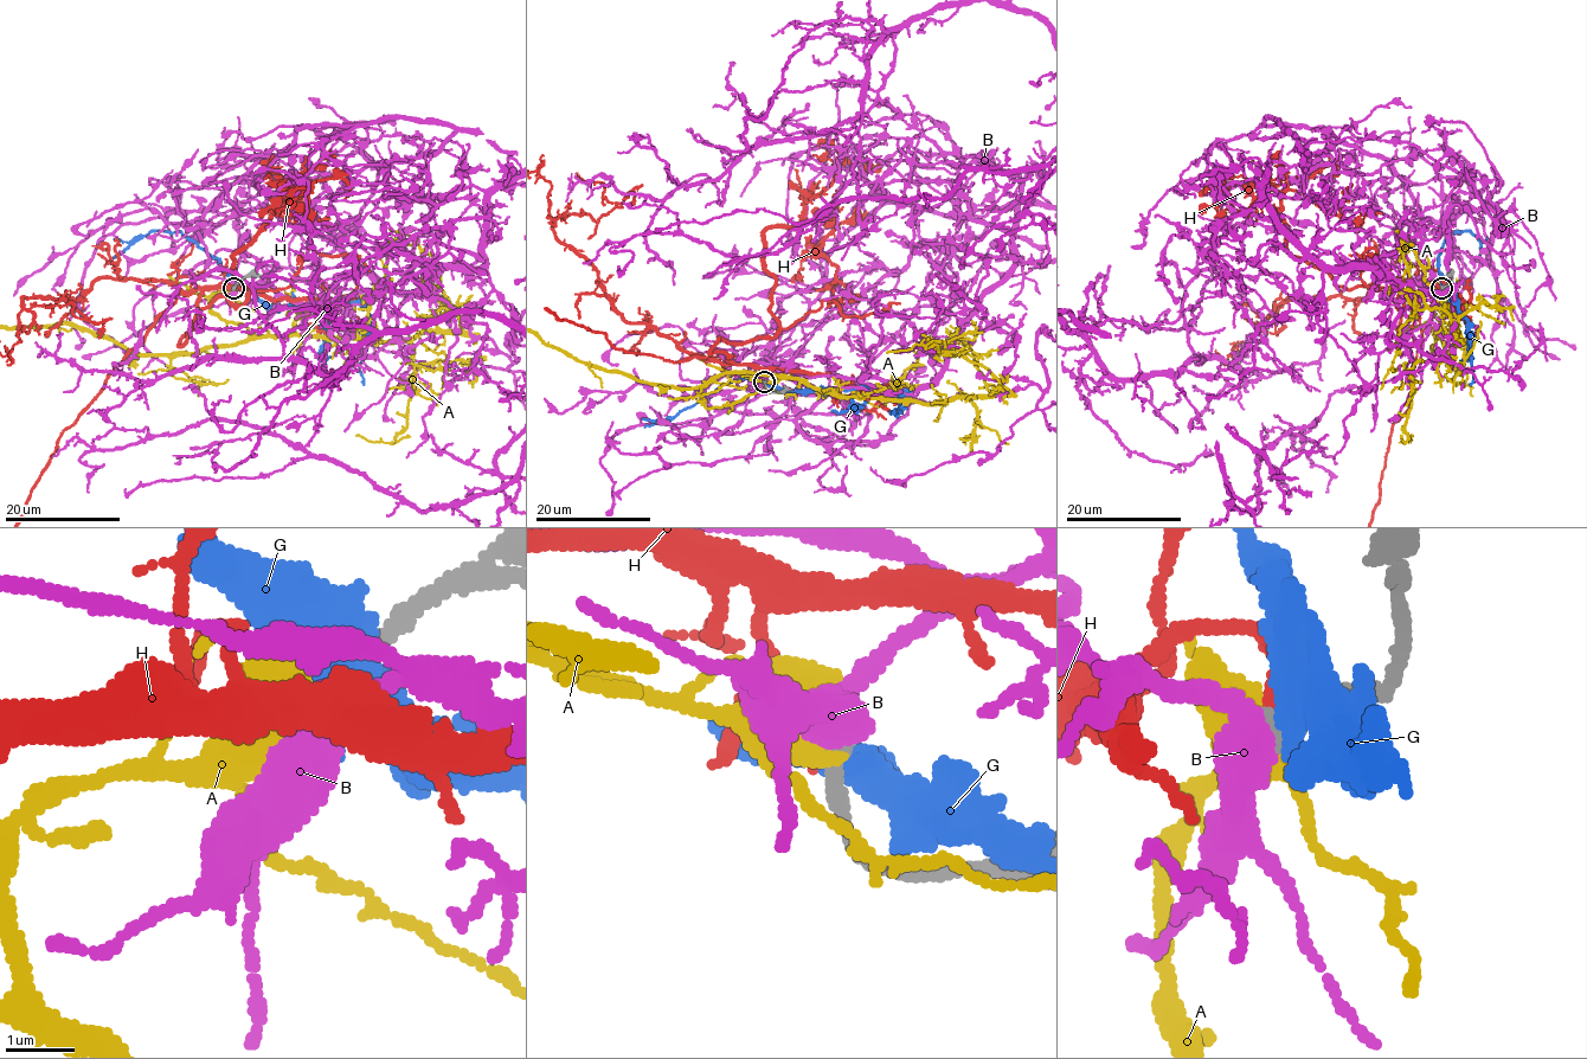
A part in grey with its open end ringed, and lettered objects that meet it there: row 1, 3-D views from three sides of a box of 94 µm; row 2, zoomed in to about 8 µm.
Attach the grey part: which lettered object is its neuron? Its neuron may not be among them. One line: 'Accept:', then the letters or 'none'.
Accept: B

